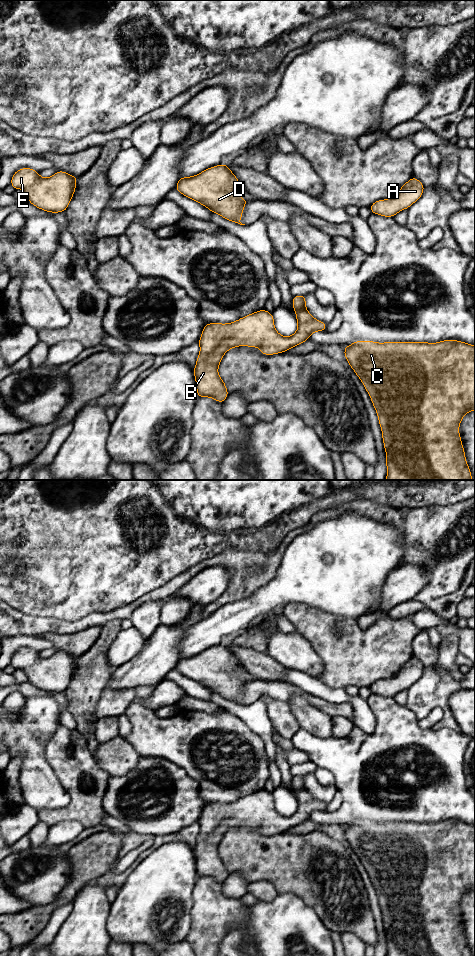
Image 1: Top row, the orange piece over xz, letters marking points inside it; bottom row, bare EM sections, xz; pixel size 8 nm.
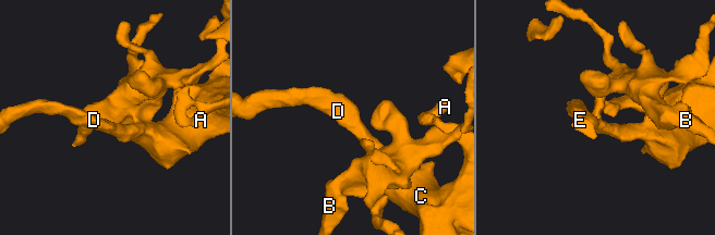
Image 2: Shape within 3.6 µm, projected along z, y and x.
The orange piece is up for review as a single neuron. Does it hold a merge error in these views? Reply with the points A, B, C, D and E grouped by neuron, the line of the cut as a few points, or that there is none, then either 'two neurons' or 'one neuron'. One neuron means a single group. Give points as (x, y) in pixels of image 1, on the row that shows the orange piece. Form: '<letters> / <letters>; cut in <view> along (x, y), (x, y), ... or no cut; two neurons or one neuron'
A B C D E; no cut; one neuron

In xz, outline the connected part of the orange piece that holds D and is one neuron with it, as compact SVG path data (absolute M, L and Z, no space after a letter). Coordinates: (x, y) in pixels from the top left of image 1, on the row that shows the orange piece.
M220 164L207 168L198 175L178 179L175 189L207 207L212 213L245 225L240 222L240 219L244 205L249 200L238 195L238 189L241 187L242 185L230 168Z

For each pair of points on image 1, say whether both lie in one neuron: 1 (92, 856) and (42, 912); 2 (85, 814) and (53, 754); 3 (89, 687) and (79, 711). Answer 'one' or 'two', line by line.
1: one
2: one
3: one

